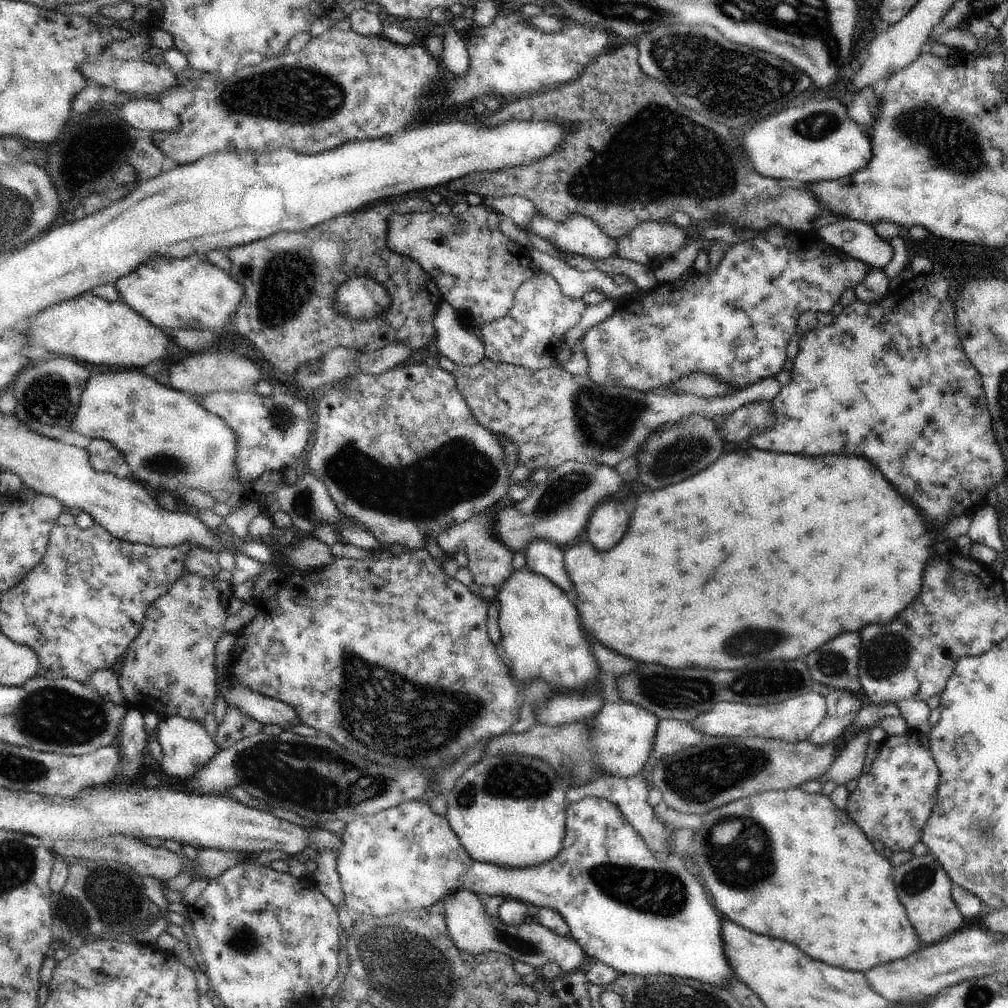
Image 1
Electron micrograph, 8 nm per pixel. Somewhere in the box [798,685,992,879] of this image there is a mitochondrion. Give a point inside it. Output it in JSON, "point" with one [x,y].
{"point":[975,834]}

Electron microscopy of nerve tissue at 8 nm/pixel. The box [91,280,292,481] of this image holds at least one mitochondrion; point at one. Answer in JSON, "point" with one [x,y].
{"point":[218,361]}

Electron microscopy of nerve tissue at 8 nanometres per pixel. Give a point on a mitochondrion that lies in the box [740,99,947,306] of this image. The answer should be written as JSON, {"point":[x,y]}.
{"point":[812,126]}

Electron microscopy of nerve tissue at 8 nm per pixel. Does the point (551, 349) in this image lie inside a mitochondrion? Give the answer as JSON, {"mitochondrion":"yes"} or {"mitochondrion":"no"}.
{"mitochondrion":"no"}

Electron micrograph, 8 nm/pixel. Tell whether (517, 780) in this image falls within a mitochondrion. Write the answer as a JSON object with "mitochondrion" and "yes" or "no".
{"mitochondrion":"yes"}

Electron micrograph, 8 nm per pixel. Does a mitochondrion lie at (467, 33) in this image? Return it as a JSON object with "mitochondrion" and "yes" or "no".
{"mitochondrion":"no"}

